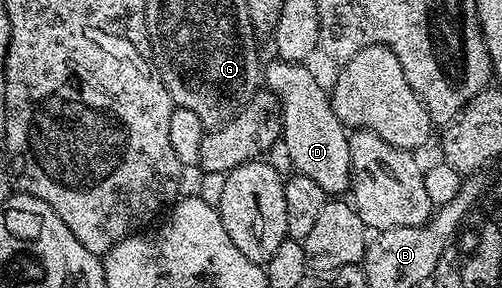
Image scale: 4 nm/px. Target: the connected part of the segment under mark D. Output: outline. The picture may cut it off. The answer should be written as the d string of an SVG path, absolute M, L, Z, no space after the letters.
M278 58L262 69L261 80L275 96L278 111L281 113L281 144L287 147L287 156L295 166L294 171L307 178L312 178L329 196L344 195L351 184L351 159L349 158L348 131L333 112L330 95L321 86L316 76L307 68L308 65L285 62Z

